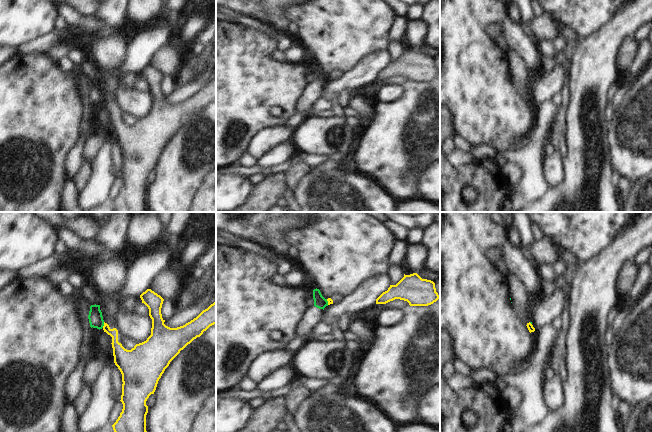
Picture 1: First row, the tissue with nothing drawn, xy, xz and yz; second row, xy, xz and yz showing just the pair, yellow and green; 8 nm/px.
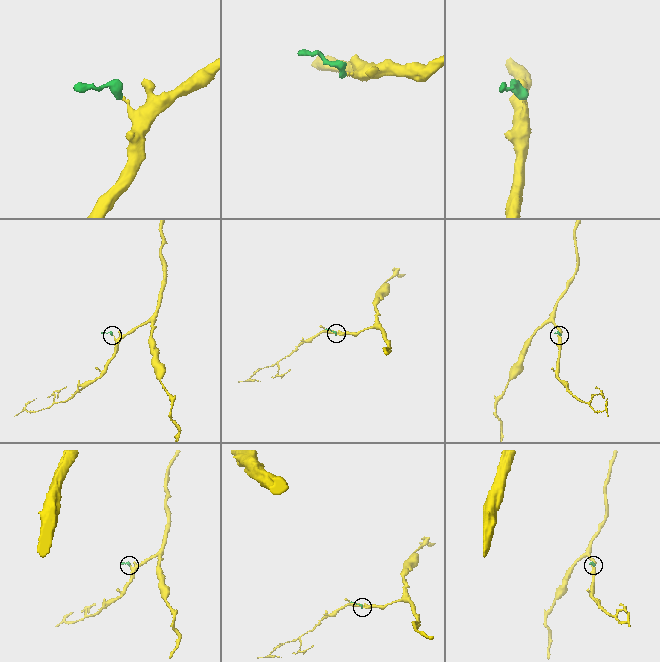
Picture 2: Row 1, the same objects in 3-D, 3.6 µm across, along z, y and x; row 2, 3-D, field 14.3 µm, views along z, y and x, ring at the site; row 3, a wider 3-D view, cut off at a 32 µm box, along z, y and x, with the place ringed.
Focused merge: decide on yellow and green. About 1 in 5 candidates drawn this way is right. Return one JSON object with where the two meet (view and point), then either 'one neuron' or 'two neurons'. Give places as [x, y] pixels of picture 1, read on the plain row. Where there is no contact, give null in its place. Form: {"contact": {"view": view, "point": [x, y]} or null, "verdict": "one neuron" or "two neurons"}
{"contact": {"view": "xy", "point": [104, 101]}, "verdict": "two neurons"}

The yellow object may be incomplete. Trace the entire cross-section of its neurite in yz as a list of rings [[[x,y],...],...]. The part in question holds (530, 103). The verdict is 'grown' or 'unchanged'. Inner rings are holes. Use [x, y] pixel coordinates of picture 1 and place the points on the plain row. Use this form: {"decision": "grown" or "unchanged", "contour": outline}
{"decision": "grown", "contour": [[[508,50],[508,65],[514,87],[519,96],[527,102],[529,108],[534,108],[535,104],[531,98],[532,75],[526,67],[524,59],[513,50]]]}

